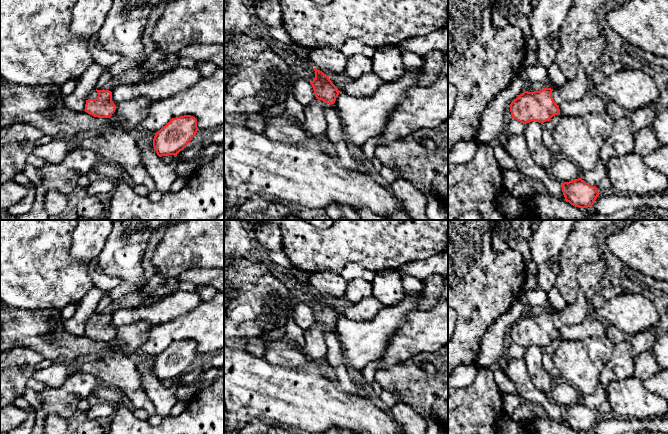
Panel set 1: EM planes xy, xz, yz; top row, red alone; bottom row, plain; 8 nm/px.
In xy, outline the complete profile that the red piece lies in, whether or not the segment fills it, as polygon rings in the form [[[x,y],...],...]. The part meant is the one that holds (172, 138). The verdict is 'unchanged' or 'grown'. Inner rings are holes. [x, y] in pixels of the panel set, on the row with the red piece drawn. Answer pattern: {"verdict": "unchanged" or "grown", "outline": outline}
{"verdict": "unchanged", "outline": [[[191,115],[172,118],[155,133],[153,147],[159,157],[182,151],[198,131],[197,119]]]}

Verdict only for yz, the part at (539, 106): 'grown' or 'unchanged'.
grown

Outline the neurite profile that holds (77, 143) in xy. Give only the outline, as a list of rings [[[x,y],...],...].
[[[91,133],[89,135],[78,135],[78,136],[76,136],[74,143],[71,146],[68,146],[68,150],[79,149],[79,148],[81,148],[81,142],[86,137],[95,137],[98,135],[99,135],[98,133]]]

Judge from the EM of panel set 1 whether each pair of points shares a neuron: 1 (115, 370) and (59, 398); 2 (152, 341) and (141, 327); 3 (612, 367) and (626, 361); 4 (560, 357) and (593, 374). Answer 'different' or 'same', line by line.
1: different
2: different
3: same
4: same

